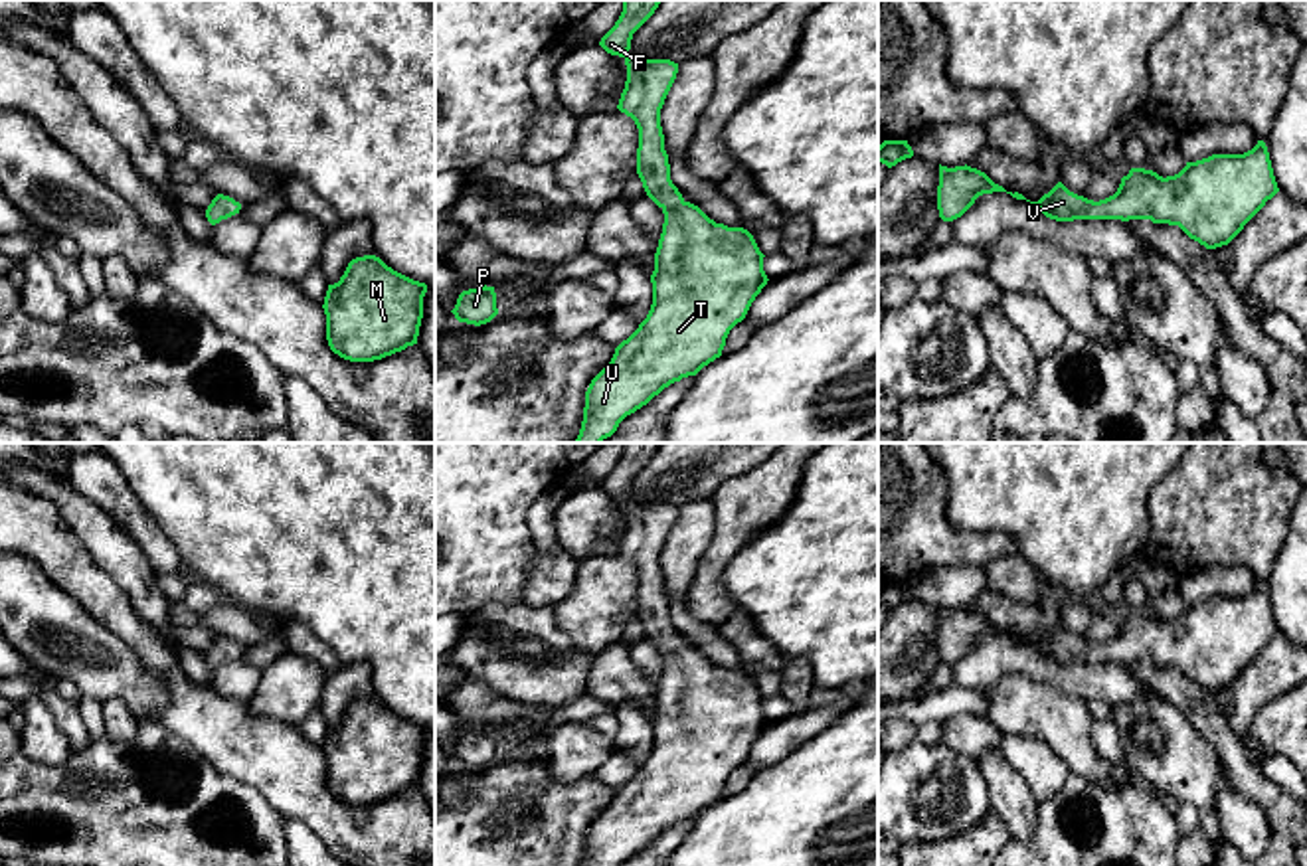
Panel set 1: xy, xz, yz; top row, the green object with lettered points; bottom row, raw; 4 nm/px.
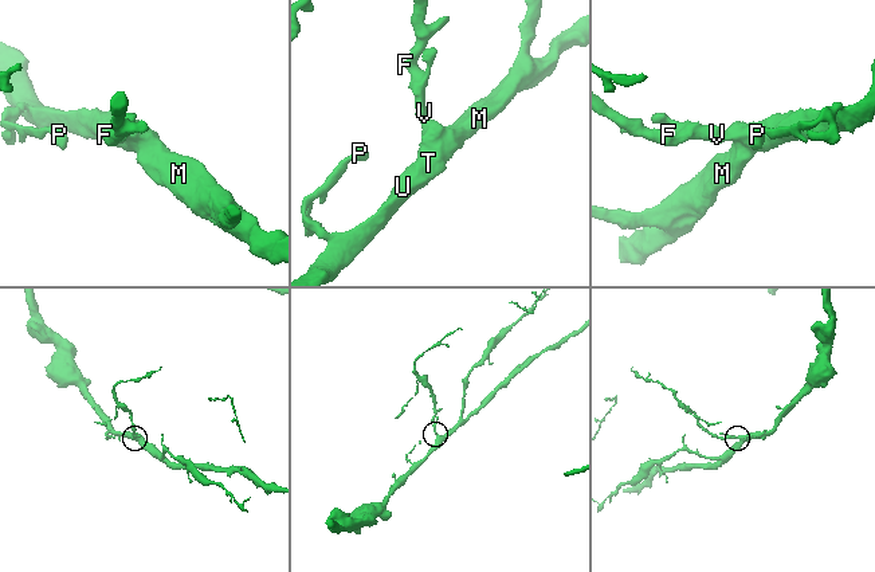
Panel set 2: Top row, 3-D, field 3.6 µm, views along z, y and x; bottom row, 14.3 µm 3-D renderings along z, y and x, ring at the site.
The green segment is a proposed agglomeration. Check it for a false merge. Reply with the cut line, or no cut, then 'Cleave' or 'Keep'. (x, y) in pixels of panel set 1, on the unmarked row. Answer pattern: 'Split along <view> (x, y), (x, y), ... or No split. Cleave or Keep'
No split. Keep

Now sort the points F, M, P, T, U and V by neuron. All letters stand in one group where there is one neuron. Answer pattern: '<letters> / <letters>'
F M P T U V

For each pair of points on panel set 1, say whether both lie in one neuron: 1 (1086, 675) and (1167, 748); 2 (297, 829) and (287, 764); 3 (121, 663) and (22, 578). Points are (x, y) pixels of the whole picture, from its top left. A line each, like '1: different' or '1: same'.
1: different
2: different
3: same

